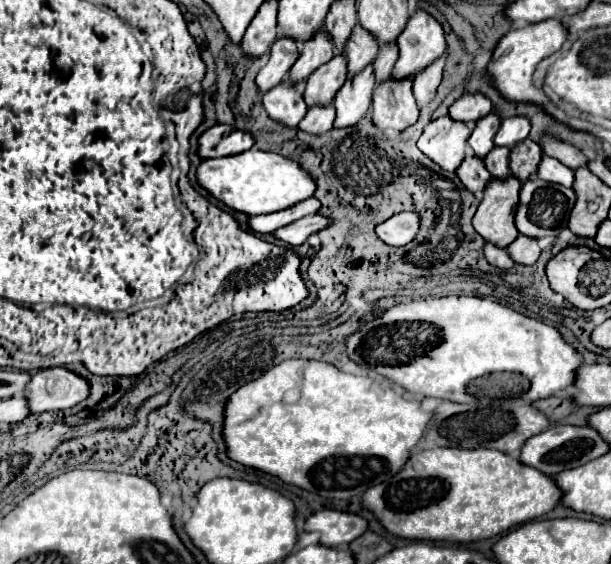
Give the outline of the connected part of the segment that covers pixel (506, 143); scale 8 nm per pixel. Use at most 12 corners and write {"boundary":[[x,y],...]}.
{"boundary":[[524,117],[506,119],[494,145],[512,149],[530,133]]}

